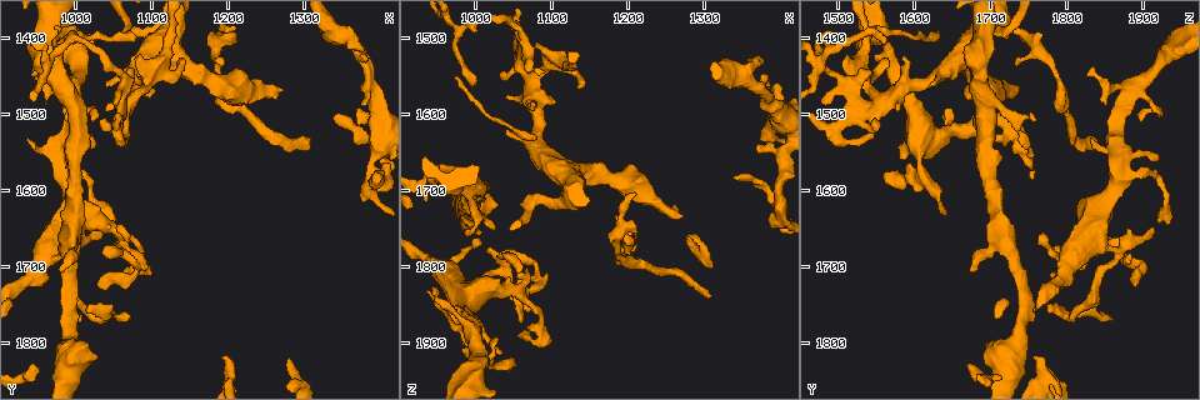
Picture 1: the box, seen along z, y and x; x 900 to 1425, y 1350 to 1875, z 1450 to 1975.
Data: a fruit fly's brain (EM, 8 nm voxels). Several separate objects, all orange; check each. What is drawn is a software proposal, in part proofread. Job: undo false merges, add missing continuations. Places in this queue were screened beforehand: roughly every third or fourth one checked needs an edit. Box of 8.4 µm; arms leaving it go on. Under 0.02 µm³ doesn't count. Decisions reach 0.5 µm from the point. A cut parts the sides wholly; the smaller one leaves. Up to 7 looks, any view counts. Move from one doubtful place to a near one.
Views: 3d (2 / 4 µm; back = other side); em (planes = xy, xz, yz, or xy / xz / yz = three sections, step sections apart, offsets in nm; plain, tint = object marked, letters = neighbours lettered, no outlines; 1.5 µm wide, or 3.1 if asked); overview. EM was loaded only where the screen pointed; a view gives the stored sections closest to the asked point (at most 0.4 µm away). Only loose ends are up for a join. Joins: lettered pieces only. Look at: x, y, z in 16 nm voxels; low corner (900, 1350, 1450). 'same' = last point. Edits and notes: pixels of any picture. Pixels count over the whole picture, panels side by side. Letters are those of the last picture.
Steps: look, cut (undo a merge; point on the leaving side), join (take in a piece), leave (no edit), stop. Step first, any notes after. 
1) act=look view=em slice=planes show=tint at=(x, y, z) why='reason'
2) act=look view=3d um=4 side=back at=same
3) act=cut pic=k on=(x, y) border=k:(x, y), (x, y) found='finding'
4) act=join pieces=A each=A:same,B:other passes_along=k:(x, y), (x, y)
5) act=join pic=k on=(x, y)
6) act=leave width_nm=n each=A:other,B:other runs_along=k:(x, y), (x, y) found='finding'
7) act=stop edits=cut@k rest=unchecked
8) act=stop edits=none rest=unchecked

act=look view=em slice=planes show=tint at=(1310, 1545, 1835) why='an open end'

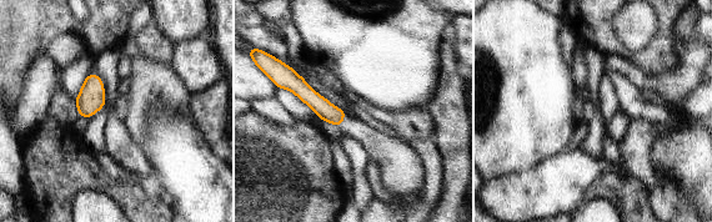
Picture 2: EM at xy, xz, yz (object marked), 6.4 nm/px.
act=look view=em slice=planes show=letters at=same

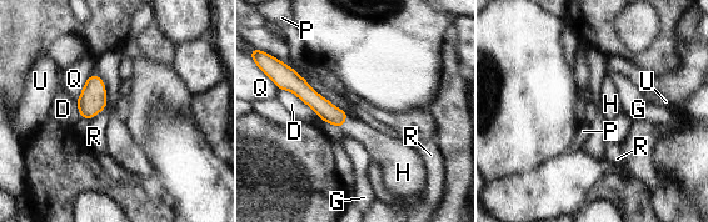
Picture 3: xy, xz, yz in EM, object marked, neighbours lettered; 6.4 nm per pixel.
act=join pieces=H width_nm=120 each=D:other,G:other,H:same,P:other,Q:other,R:other,U:other passes_along=3:(325, 111), (344, 121), (375, 142) found='it goes on there'

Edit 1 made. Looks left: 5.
act=look view=em um=3.1 slice=yz step=16 show=letters at=(1270, 1465, 1735) why='an open end'

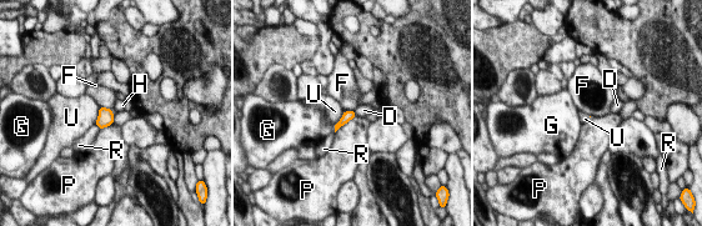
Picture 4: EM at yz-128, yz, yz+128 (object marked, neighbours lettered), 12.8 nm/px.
act=look view=em um=3.1 slice=planes show=letters at=same

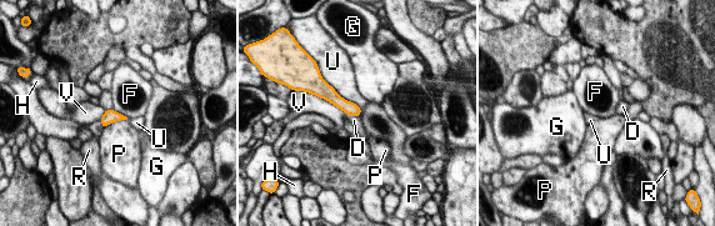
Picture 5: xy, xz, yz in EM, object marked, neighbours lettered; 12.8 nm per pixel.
act=leave each=D:other,F:other,G:other,H:other,P:other,R:other,U:other,V:other border=5:(111, 109), (128, 117) found='no lettered piece goes on from it'

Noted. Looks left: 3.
act=look view=em slice=planes show=plain at=(1070, 1490, 1555) why='thick turns thin'

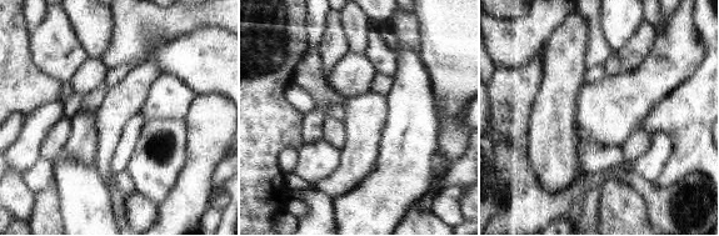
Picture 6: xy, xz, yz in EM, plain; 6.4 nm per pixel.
act=look view=em slice=planes show=letters at=same why='what lies round it'

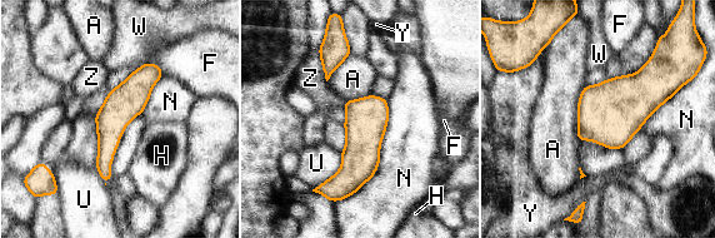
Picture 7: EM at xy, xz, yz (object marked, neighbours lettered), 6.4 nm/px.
act=leave width_nm=220 each=A:other,F:other,H:other,N:other,U:other,W:other,Y:other,Z:other found='continuous, no second cell'

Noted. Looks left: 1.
act=stop edits=join@3 rest=unchecked

